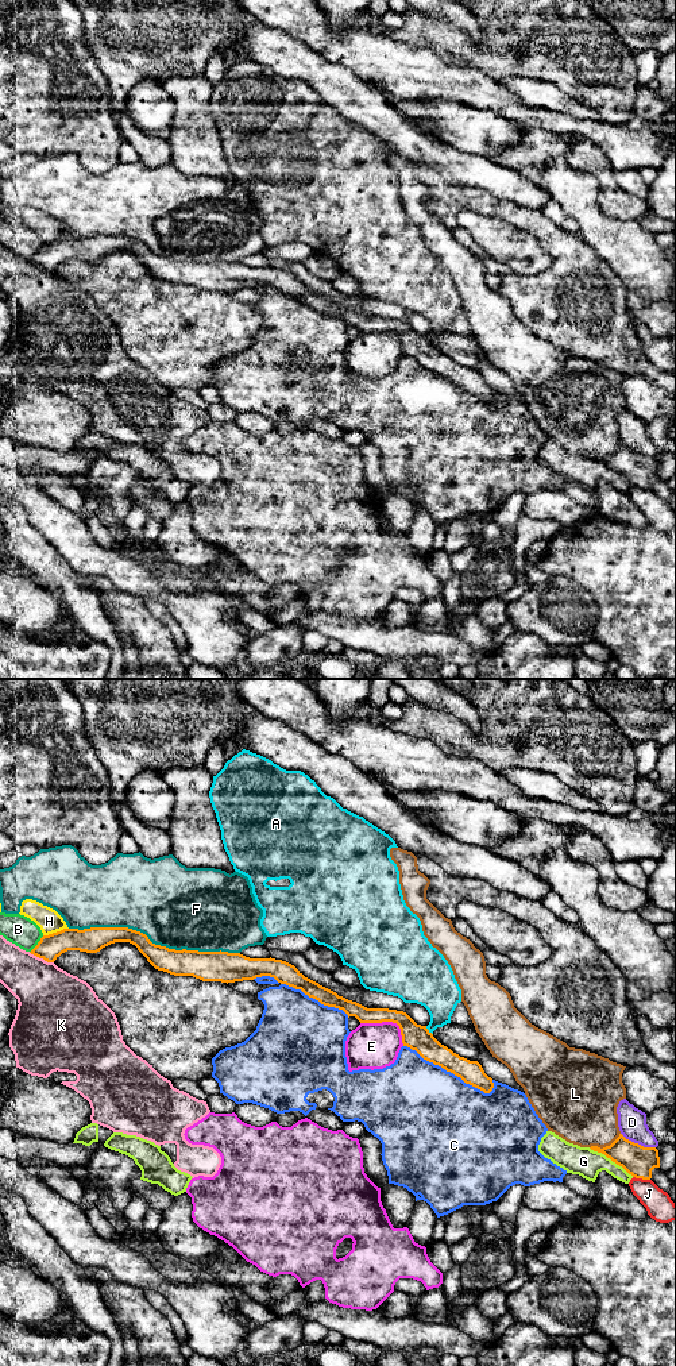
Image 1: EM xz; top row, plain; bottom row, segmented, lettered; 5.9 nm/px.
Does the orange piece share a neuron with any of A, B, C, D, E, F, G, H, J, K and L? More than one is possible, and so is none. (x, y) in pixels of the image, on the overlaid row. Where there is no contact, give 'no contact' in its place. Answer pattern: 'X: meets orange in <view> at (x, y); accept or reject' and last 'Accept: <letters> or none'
A: meets orange in xz at (428, 1030); reject
B: meets orange in xz at (38, 944); reject
C: meets orange in xz at (449, 1071); reject
D: meets orange in xz at (637, 1143); reject
E: meets orange in xz at (389, 1021); reject
F: meets orange in xz at (154, 944); reject
G: meets orange in xz at (611, 1160); reject
H: meets orange in xz at (57, 932); reject
J: meets orange in xz at (641, 1177); reject
K: meets orange in xz at (41, 957); reject
L: meets orange in xz at (606, 1146); reject
Accept: none

